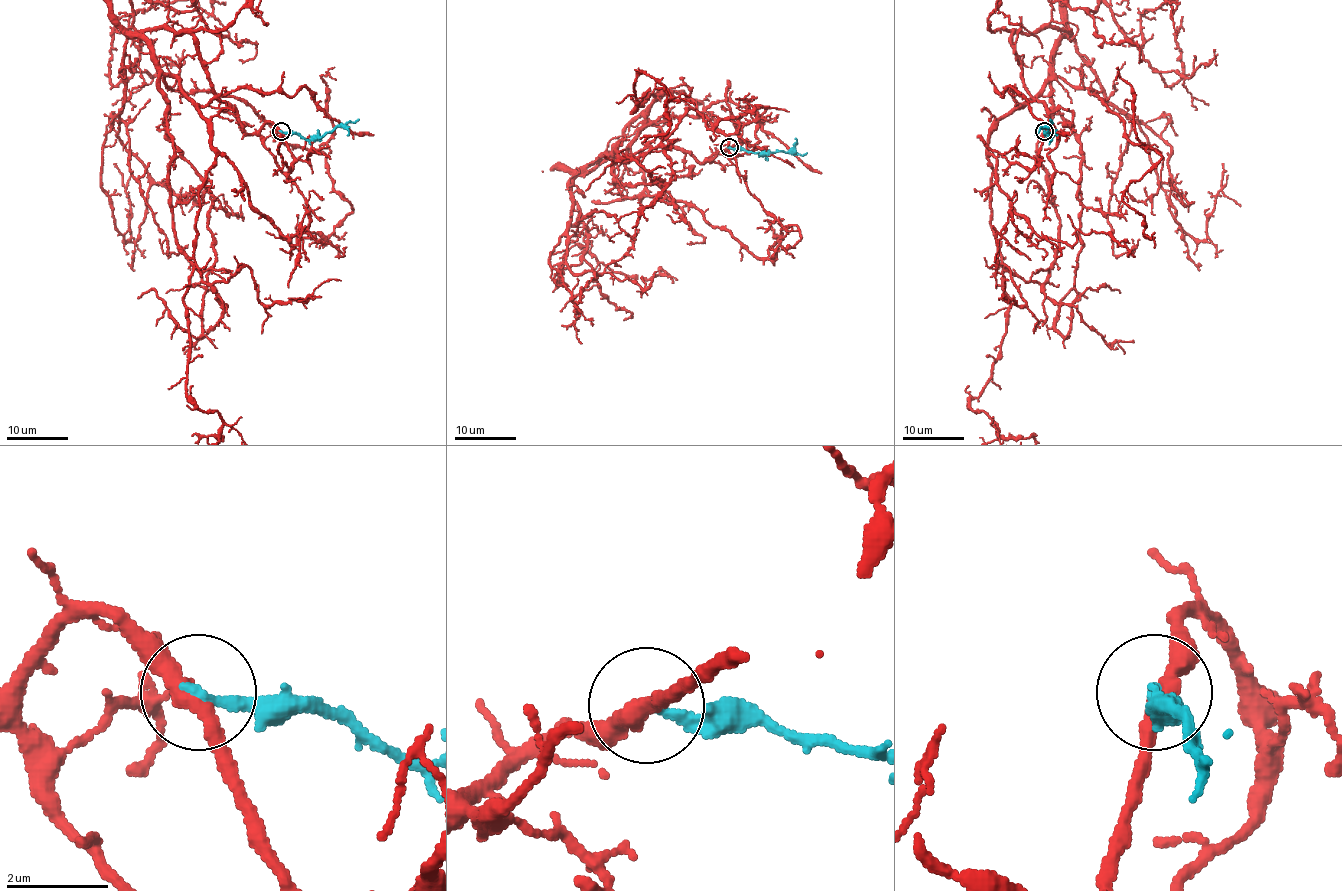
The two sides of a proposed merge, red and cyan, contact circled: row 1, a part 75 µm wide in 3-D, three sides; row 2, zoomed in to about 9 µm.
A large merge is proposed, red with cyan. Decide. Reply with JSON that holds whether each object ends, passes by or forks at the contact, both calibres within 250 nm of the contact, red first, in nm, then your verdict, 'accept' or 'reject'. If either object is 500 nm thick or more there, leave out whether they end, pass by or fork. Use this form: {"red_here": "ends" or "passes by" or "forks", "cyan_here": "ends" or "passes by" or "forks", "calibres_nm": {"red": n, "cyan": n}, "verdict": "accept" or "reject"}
{"red_here": "passes by", "cyan_here": "ends", "calibres_nm": {"red": 340, "cyan": 200}, "verdict": "reject"}

